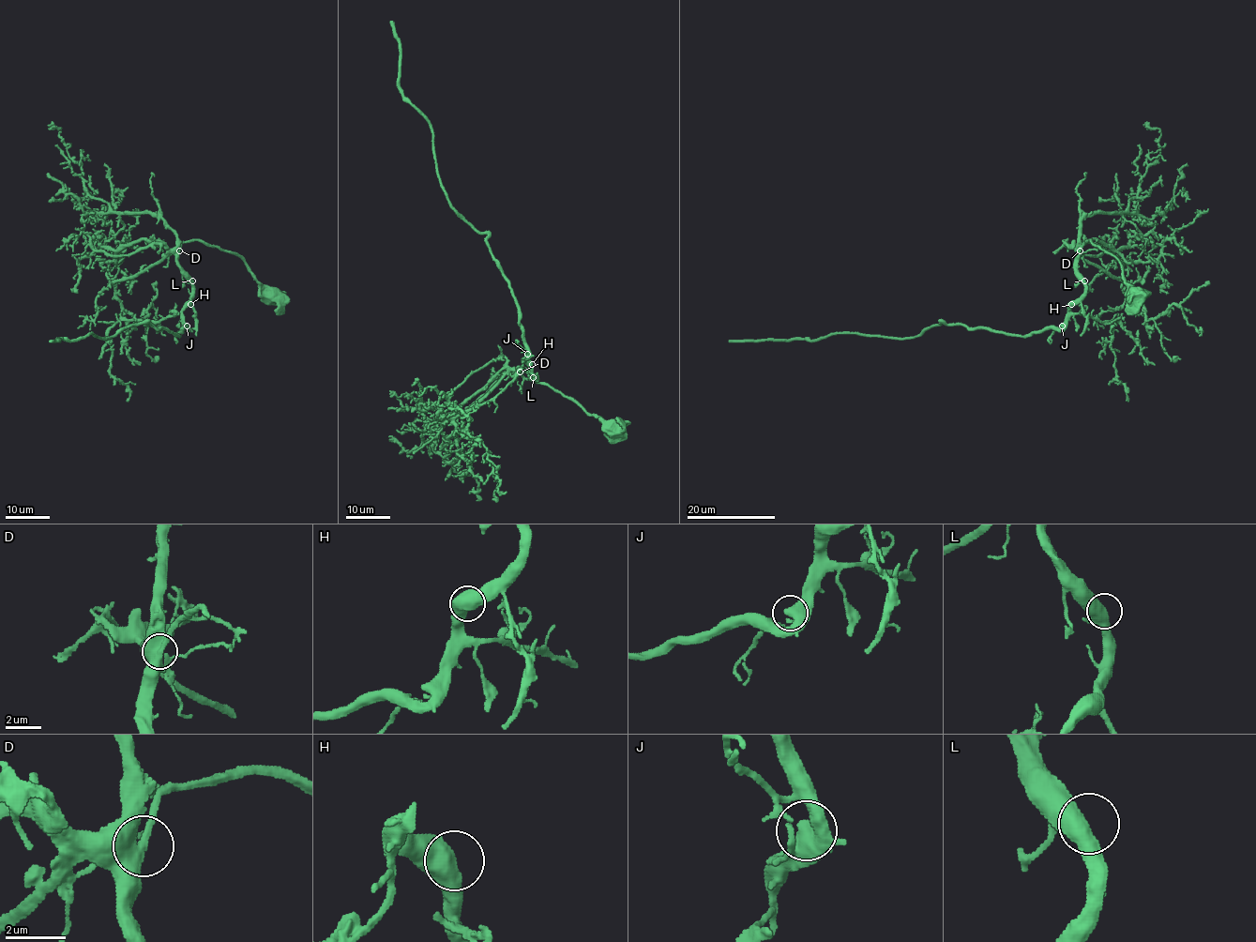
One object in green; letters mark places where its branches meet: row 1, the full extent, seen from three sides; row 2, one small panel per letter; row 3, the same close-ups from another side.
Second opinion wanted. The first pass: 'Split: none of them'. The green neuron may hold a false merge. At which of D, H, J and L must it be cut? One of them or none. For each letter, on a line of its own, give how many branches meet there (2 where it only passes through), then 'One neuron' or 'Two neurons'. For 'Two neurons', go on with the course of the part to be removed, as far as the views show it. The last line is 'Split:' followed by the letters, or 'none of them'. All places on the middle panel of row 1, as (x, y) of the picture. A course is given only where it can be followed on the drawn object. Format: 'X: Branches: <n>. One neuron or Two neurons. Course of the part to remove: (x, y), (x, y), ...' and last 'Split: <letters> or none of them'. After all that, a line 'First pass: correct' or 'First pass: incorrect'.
D: Branches: 2. One neuron
H: Branches: 2. One neuron
J: Branches: 2. One neuron
L: Branches: 2. One neuron
Split: none of them
First pass: correct

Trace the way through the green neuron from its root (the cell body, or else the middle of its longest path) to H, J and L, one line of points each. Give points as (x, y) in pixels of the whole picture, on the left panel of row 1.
H: (271, 295), (237, 254), (199, 240), (189, 240), (181, 244), (177, 263), (181, 273), (192, 285), (190, 304)
J: (271, 295), (237, 254), (199, 240), (183, 241), (177, 263), (192, 285), (190, 301), (182, 311), (187, 326)
L: (271, 295), (240, 257), (199, 240), (183, 241), (177, 253), (178, 266), (192, 281)

